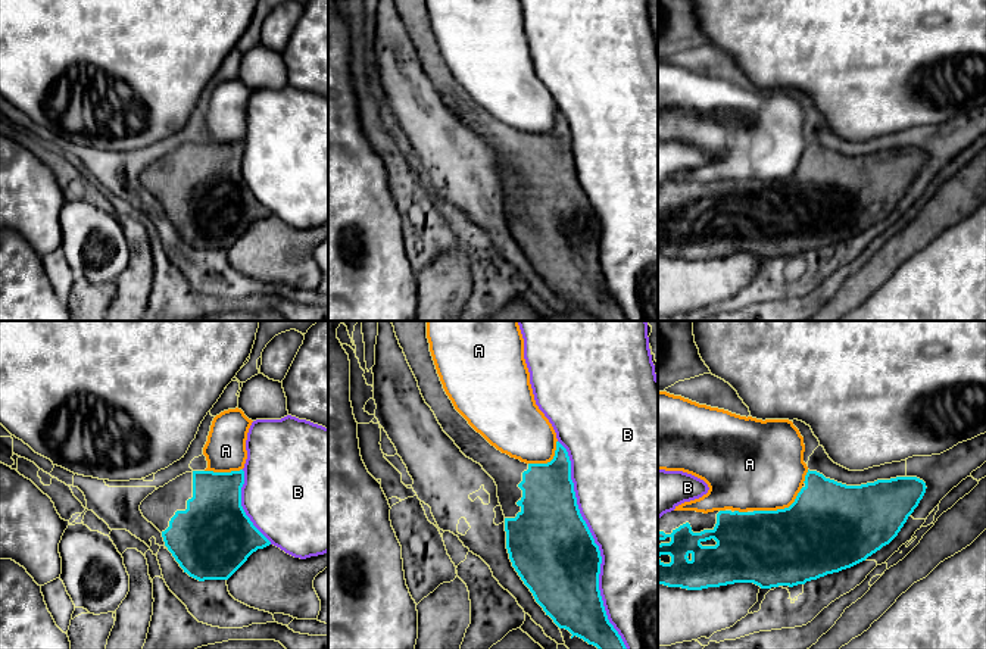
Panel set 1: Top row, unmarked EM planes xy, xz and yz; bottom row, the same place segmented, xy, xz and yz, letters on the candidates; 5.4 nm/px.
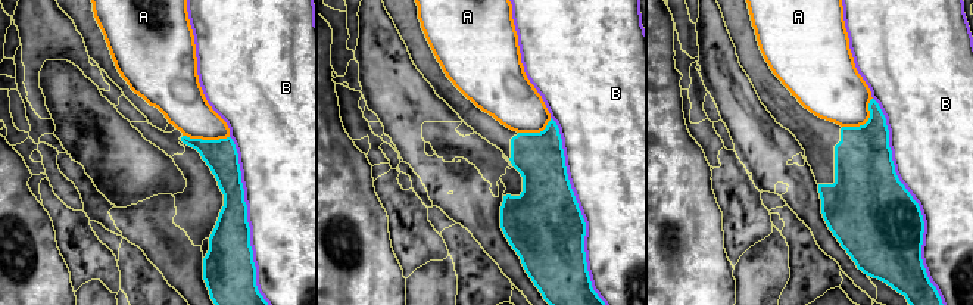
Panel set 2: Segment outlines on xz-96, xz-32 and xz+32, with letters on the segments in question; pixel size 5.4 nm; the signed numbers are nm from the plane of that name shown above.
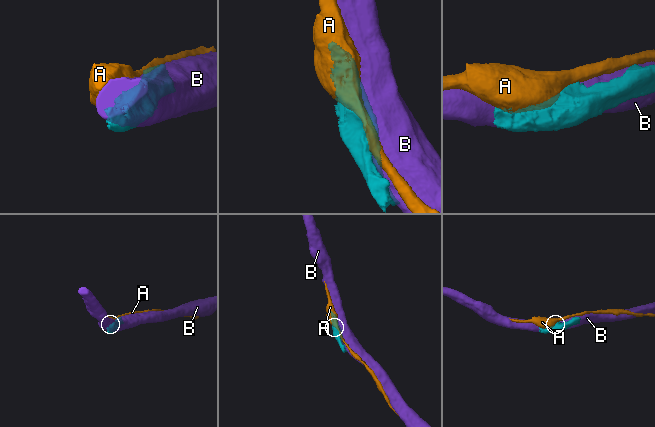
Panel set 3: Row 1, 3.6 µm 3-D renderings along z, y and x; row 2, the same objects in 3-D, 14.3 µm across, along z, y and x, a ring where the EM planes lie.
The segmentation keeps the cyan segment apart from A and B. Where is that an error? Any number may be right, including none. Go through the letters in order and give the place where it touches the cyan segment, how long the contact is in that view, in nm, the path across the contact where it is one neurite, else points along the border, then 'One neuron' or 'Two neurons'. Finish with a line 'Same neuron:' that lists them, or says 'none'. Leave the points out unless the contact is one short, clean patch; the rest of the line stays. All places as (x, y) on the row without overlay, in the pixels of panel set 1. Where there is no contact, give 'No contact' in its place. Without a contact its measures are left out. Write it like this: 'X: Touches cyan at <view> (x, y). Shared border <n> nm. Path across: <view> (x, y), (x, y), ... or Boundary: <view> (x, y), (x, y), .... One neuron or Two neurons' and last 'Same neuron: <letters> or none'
A: Touches cyan at yz (780, 180). Shared border 300 nm. Two neurons
B: Touches cyan at xz (596, 215). Shared border 1200 nm. Two neurons
Same neuron: none

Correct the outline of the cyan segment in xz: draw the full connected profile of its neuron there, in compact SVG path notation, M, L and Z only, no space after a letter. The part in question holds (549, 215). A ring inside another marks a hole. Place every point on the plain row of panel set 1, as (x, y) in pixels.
M394 0L394 3L421 65L443 102L467 128L480 134L494 150L505 185L509 230L536 272L559 299L572 305L571 309L577 306L599 321L627 321L603 277L599 260L602 227L577 175L567 119L556 112L555 127L547 134L525 134L497 121L468 94L446 65L430 22L427 0Z

